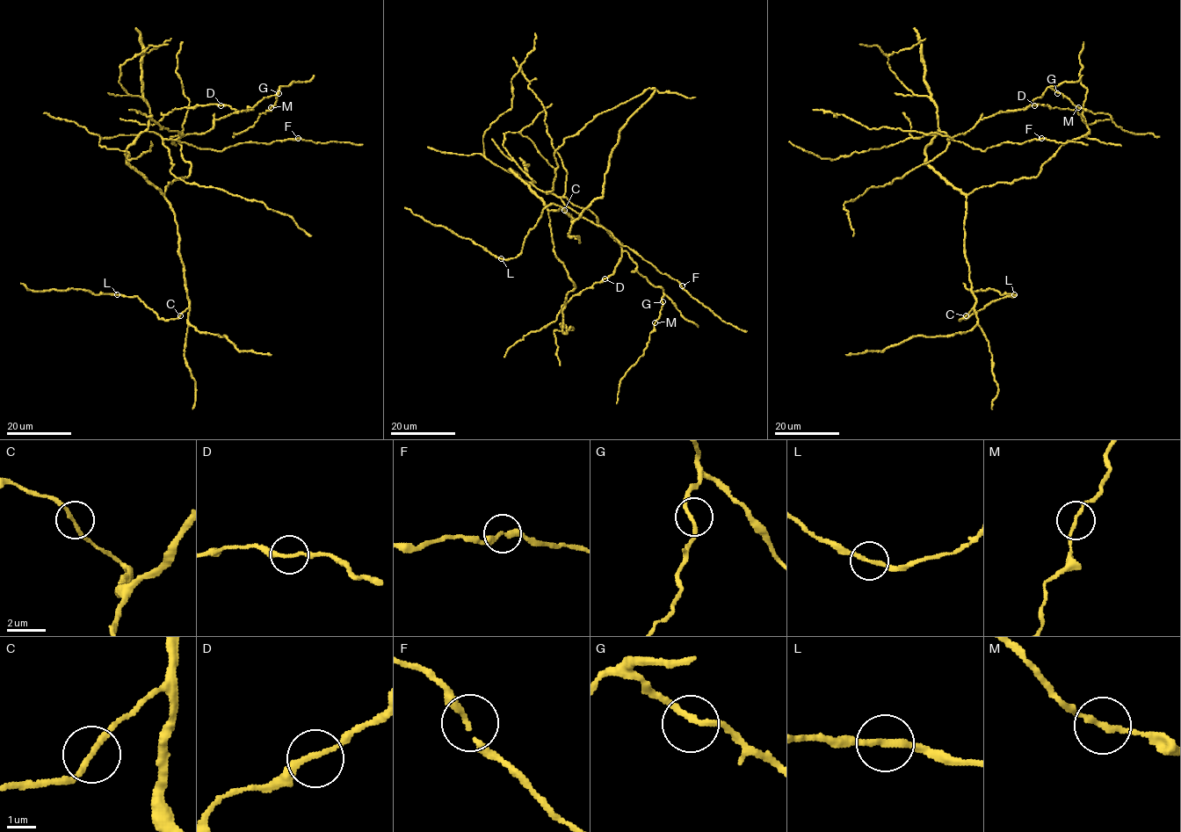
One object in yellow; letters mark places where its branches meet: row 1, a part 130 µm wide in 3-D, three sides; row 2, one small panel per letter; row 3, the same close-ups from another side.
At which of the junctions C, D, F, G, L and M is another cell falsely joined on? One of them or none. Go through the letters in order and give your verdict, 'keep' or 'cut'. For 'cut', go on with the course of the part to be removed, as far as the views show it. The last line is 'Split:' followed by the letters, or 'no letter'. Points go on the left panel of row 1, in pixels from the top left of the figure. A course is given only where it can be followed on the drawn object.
C: keep
D: keep
F: keep
G: keep
L: keep
M: keep
Split: no letter

